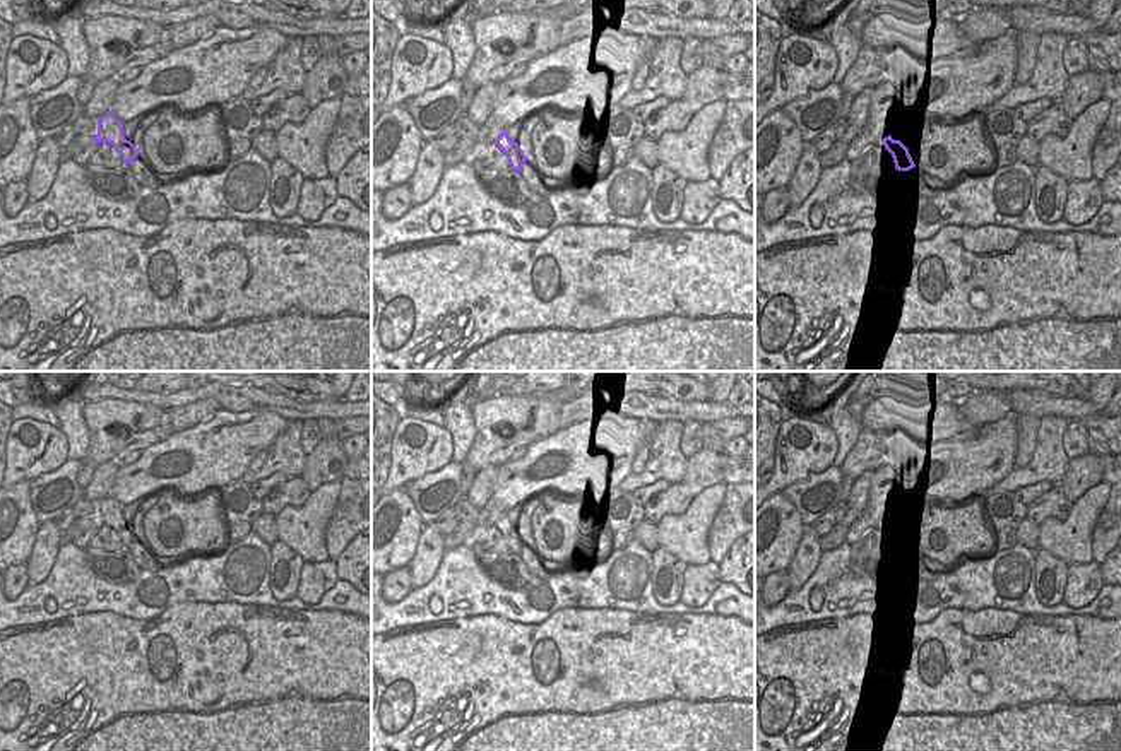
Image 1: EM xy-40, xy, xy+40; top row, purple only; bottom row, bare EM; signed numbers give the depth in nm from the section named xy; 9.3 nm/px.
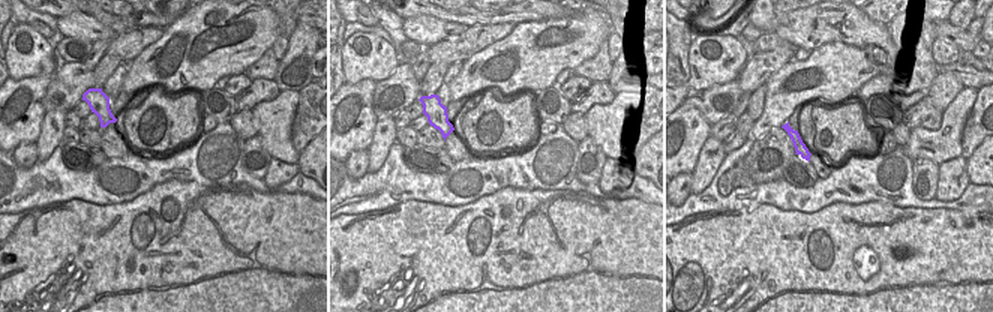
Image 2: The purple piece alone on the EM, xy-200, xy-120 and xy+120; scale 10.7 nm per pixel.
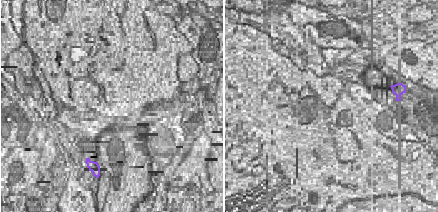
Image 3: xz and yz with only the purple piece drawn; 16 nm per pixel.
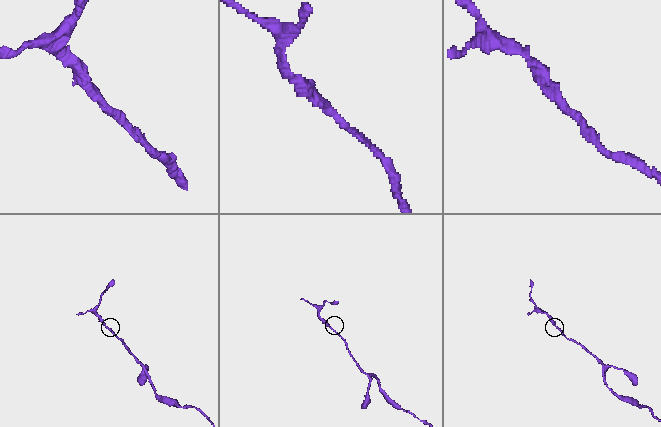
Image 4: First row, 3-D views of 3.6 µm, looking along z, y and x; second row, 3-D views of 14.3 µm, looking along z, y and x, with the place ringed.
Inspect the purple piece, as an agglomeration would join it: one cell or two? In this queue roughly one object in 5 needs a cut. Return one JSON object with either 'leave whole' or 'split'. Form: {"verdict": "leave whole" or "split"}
{"verdict": "leave whole"}

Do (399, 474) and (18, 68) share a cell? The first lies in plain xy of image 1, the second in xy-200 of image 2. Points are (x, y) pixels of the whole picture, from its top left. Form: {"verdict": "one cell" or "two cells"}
{"verdict": "one cell"}

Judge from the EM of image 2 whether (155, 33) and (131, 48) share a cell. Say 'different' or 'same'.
same

